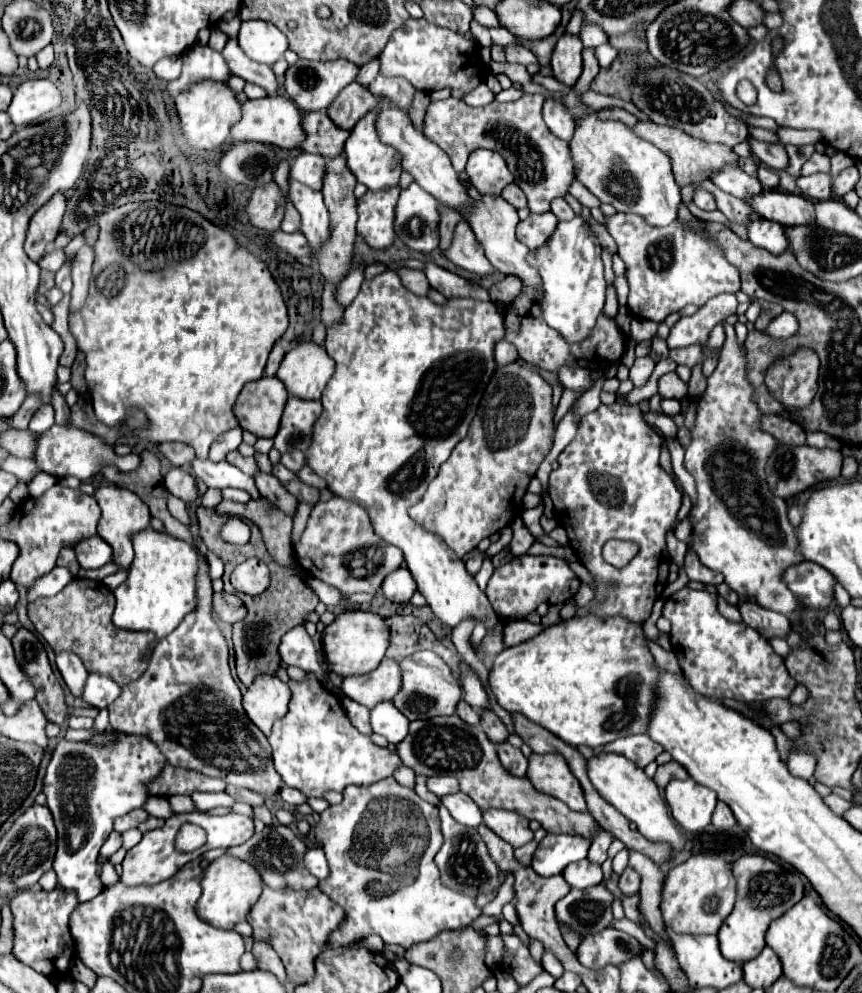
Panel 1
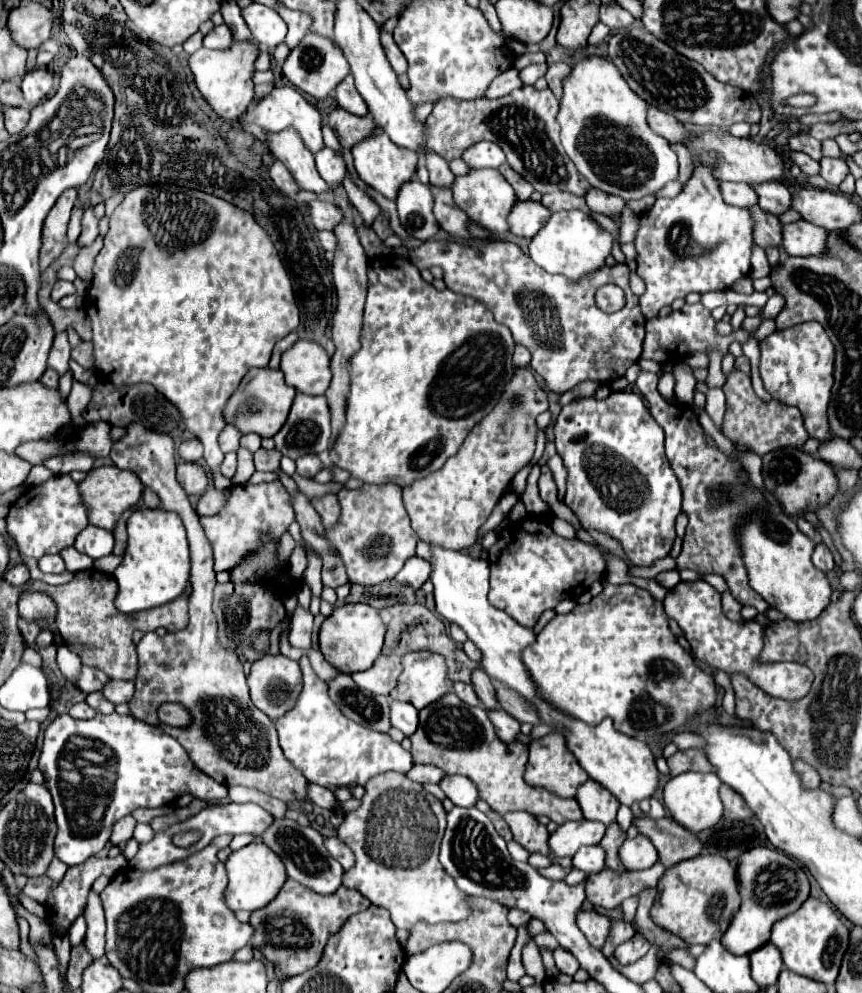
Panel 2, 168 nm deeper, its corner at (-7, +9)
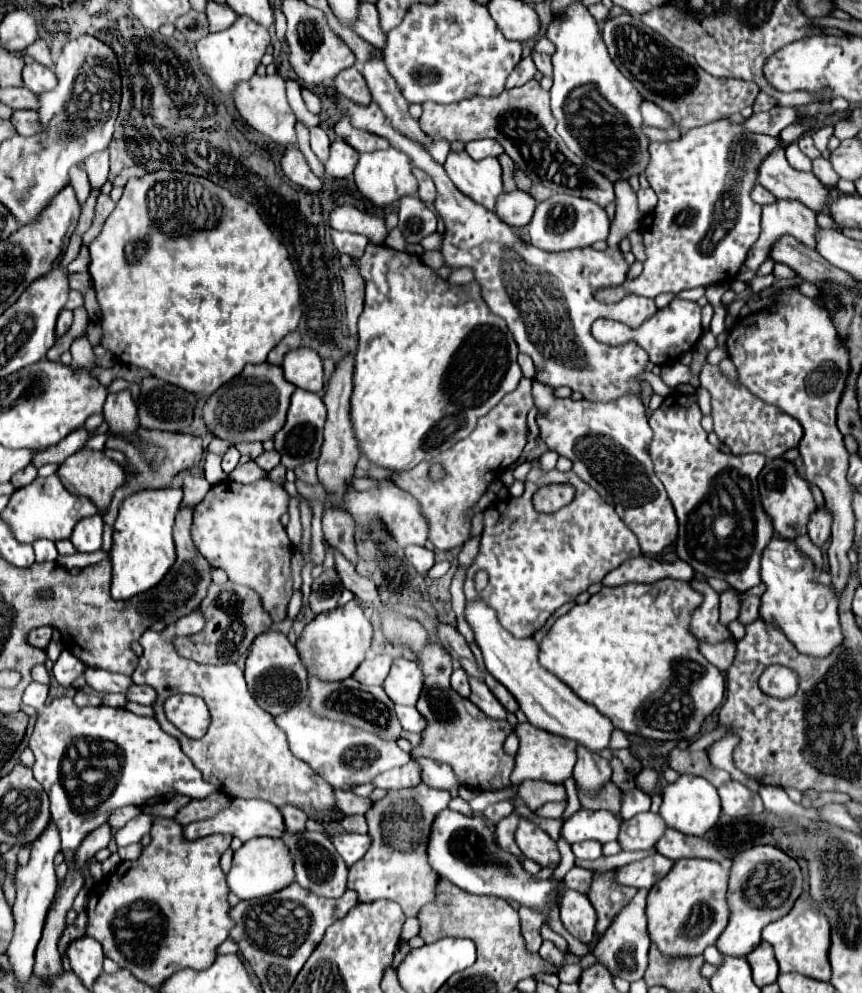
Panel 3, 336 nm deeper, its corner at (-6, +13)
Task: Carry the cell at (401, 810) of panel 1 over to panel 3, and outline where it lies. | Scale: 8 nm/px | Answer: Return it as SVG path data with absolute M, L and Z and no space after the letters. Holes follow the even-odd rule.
M420 783L410 789L388 791L388 795L376 803L376 807L366 815L370 835L374 839L372 847L360 861L356 861L356 865L350 867L348 875L348 889L358 893L358 903L390 899L402 907L406 917L416 917L424 903L434 899L438 875L428 865L426 841L432 819L438 811L448 807L450 799L448 791L432 789Z

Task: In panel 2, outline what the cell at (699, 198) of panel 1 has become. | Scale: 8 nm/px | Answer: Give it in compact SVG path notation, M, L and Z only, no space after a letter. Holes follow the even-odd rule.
M723 181L723 183L719 183L719 189L721 189L721 195L723 195L723 201L729 203L729 205L749 207L749 205L757 203L757 195L753 193L753 189L747 183Z

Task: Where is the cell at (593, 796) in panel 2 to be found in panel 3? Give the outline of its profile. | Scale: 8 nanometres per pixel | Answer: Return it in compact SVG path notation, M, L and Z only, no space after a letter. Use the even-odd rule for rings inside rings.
M584 745L576 747L576 767L574 767L574 779L576 783L590 795L594 795L610 777L612 777L612 767L608 759L592 753Z

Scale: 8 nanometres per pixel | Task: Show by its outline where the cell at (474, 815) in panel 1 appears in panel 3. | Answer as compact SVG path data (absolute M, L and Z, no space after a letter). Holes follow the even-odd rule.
M412 759L420 765L422 773L422 783L426 783L428 787L434 787L434 789L446 789L450 791L452 787L458 787L460 783L454 779L452 775L452 767L448 765L442 765L442 763L436 763L432 759Z

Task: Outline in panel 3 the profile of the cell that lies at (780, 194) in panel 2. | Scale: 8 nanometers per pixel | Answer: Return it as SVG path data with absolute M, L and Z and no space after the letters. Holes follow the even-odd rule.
M776 201L774 205L768 205L768 207L762 207L762 231L760 231L760 239L754 243L752 251L748 253L748 259L746 263L741 267L738 280L744 282L750 282L756 275L758 267L768 259L768 253L772 249L772 245L782 237L782 235L792 235L796 241L800 241L802 245L810 247L810 249L816 249L816 229L818 229L818 223L816 223L816 215L812 209L804 207L800 201Z

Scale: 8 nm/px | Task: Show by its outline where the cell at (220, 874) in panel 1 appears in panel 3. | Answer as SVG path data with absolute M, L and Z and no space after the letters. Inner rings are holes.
M256 837L246 841L238 851L234 851L232 869L228 873L228 887L240 899L256 899L272 895L294 881L292 855L281 838Z

